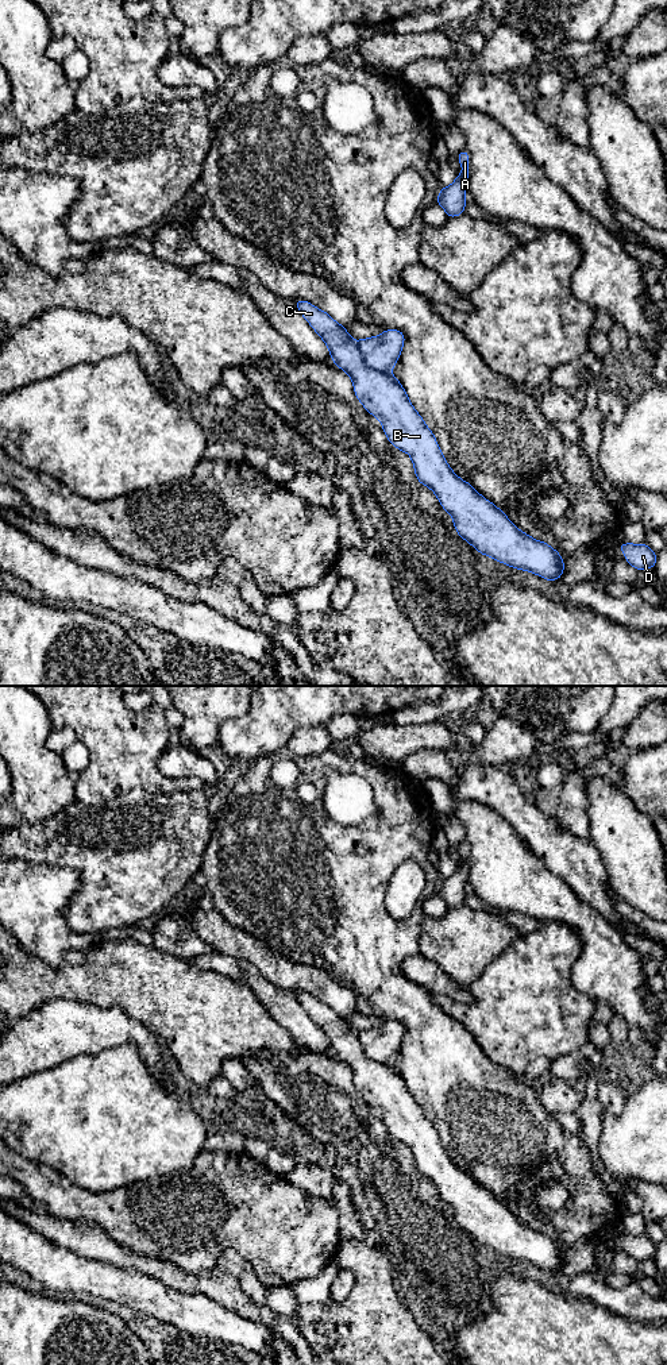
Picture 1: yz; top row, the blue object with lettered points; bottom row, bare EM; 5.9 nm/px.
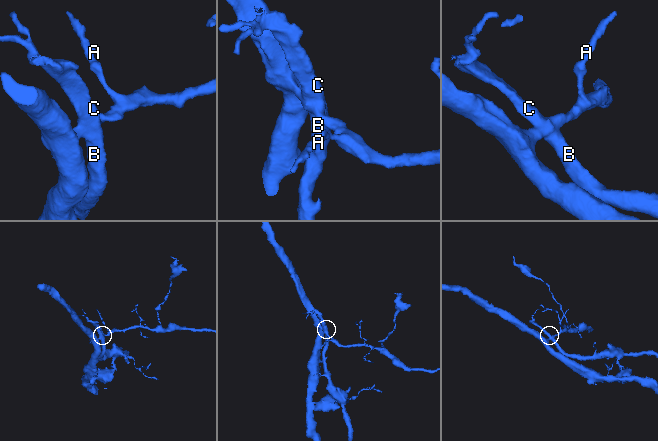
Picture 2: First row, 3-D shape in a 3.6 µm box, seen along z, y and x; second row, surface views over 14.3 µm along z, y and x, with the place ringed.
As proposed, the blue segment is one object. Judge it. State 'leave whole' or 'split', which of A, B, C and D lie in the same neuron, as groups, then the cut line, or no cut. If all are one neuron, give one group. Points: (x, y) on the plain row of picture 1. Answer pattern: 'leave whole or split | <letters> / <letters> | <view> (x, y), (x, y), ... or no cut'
split | A / B C D | yz (355, 1033), (363, 1053), (370, 1060), (390, 1063)

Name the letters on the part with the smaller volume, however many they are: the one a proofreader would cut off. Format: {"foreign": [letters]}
{"foreign": ["B", "C", "D"]}

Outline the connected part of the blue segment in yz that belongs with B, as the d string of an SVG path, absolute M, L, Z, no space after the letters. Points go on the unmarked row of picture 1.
M297 991L294 996L327 1036L334 1056L350 1067L356 1090L370 1106L381 1113L388 1133L410 1146L416 1169L436 1185L442 1199L451 1206L456 1225L479 1245L487 1246L500 1254L533 1264L551 1273L560 1270L564 1252L560 1249L559 1242L552 1241L548 1234L535 1231L521 1223L501 1200L452 1162L437 1137L435 1126L412 1098L406 1083L400 1072L393 1068L392 1063L379 1064L370 1061L356 1033L327 1003L305 991Z

